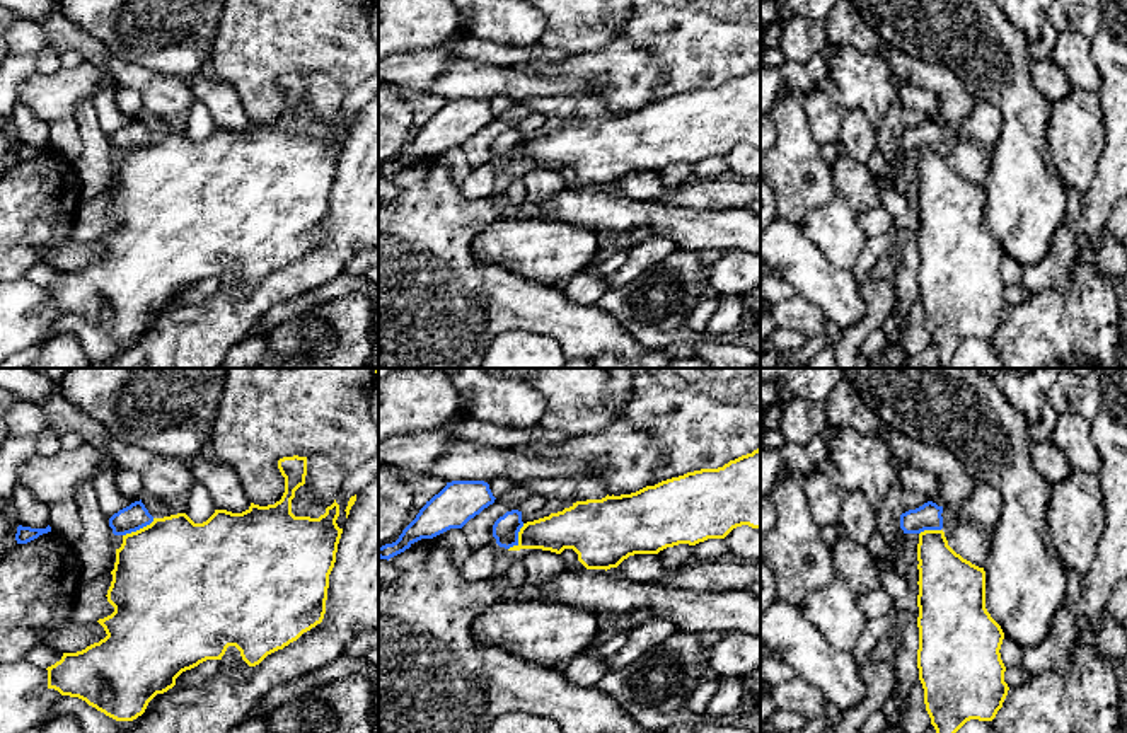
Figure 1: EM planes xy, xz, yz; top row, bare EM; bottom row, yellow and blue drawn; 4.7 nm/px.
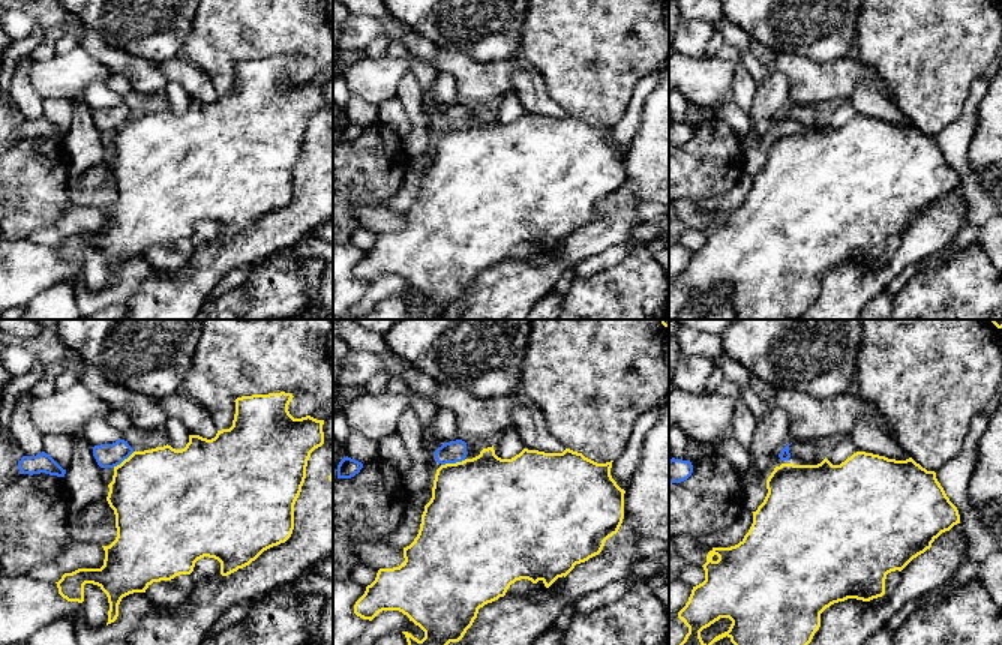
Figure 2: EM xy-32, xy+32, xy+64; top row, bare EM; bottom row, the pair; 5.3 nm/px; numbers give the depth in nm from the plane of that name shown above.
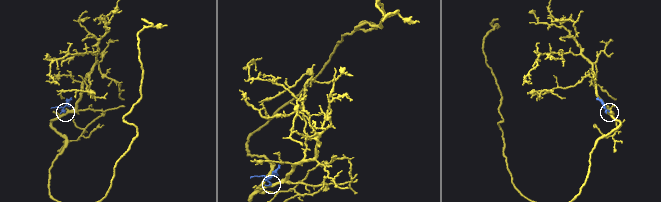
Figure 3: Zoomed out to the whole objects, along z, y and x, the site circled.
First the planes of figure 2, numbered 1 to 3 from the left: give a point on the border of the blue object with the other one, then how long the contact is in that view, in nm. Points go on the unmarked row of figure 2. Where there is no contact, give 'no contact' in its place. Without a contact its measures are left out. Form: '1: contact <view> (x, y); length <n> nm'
1: contact xy-32 (125, 123); length 150 nm
2: contact xy+32 (453, 128); length 140 nm
3: no contact

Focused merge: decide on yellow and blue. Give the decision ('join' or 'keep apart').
keep apart

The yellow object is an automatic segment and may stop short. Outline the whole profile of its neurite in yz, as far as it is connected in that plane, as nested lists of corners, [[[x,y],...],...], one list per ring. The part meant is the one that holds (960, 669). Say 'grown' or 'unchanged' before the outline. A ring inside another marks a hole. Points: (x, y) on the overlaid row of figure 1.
unchanged; [[[924,530],[917,544],[917,668],[936,733],[957,733],[967,721],[992,721],[1008,695],[1001,660],[1004,632],[985,609],[985,571],[957,554],[943,530]]]

